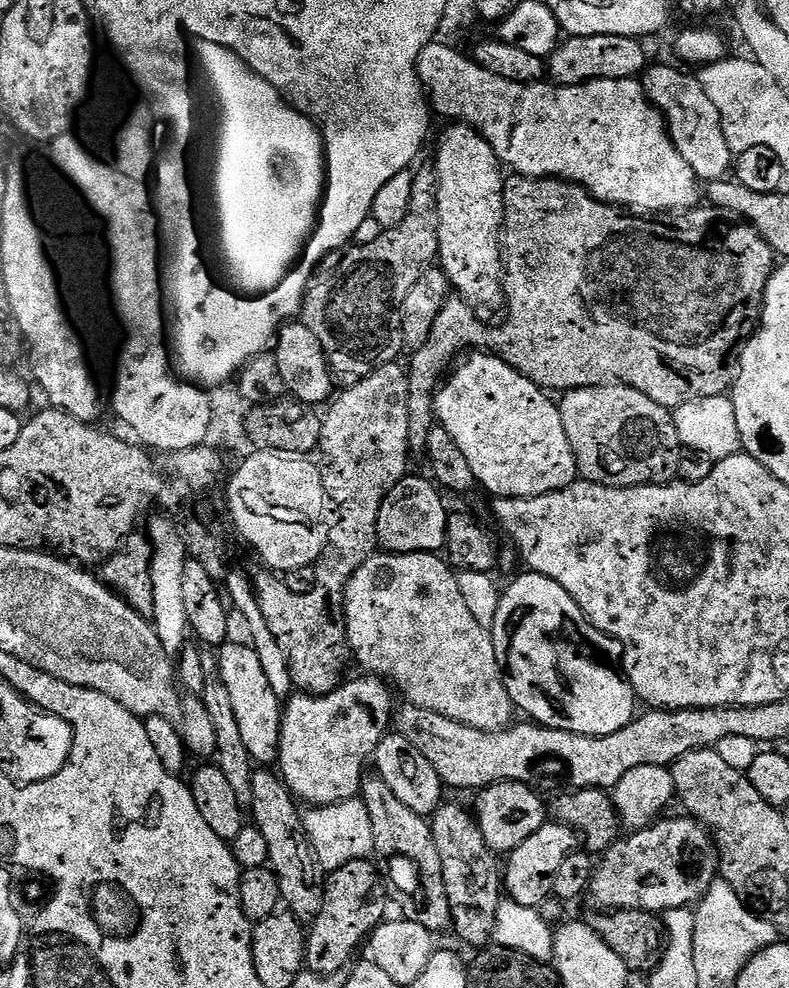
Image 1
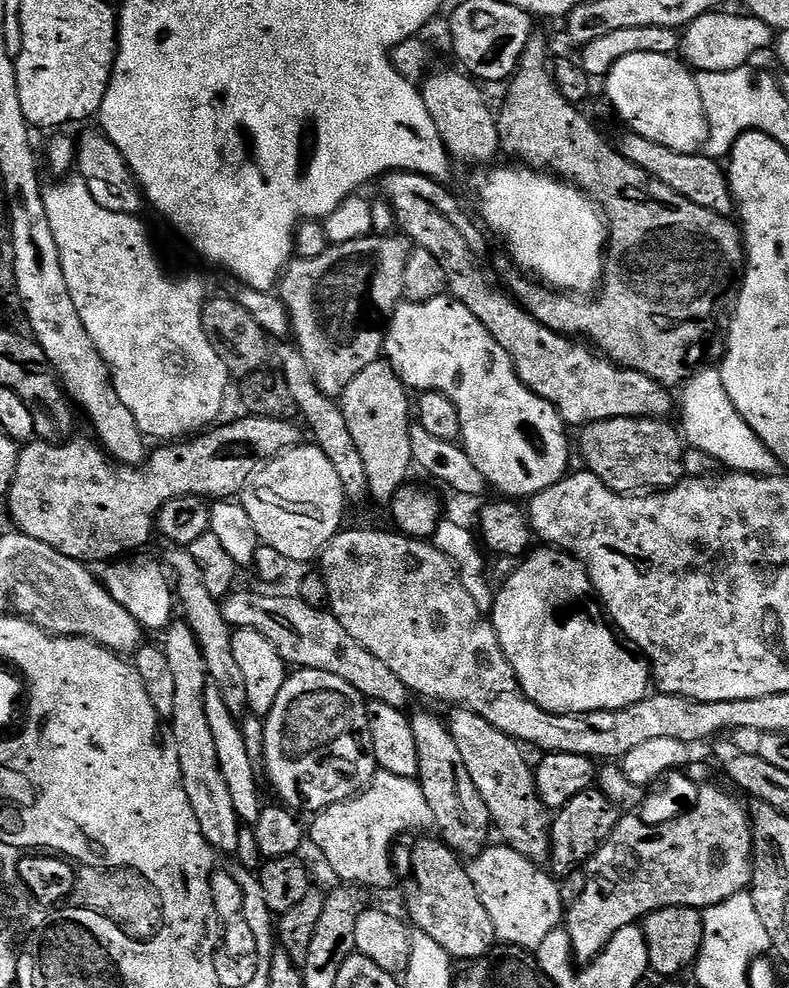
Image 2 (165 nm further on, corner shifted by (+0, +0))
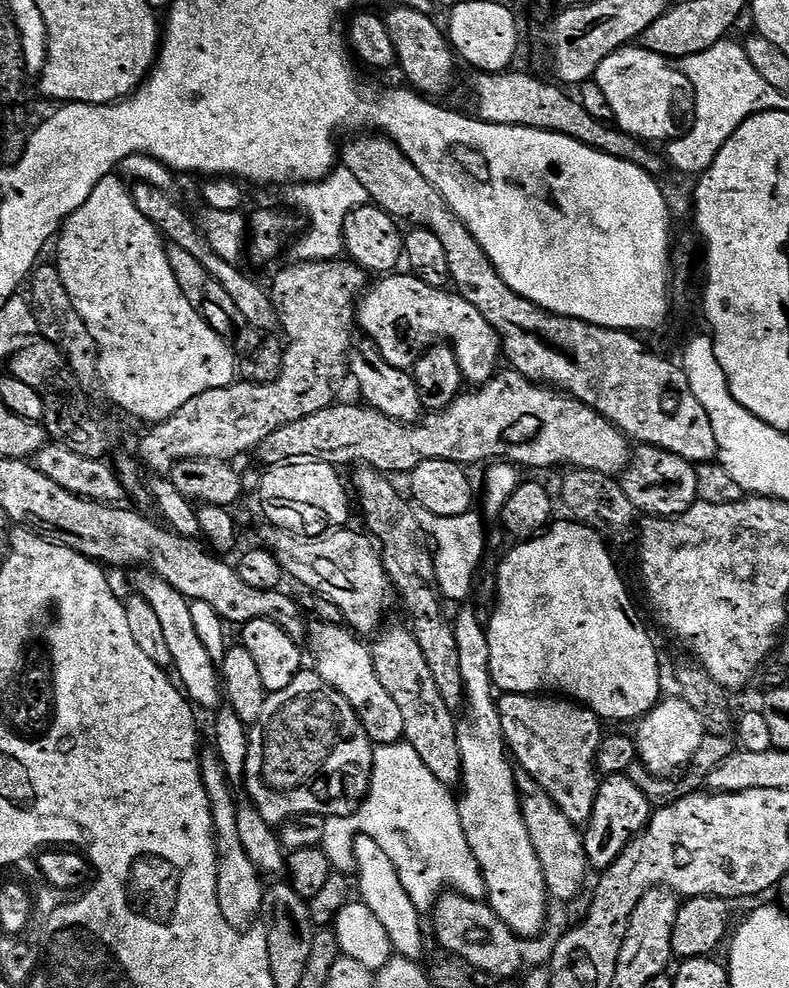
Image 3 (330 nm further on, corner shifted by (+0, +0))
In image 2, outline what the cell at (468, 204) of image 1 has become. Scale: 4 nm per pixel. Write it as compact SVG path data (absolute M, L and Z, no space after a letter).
M463 70L434 72L423 81L422 95L426 110L430 110L430 118L434 118L434 126L438 126L438 134L448 148L448 155L459 163L461 160L464 164L491 165L495 161L492 159L500 152L500 135L496 125L497 113L488 105L480 89L483 87Z

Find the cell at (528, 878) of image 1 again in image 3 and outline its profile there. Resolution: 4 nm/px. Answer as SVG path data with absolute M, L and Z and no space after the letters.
M626 774L605 777L600 783L591 818L582 832L589 867L601 872L612 865L629 841L643 832L653 811L652 801Z

